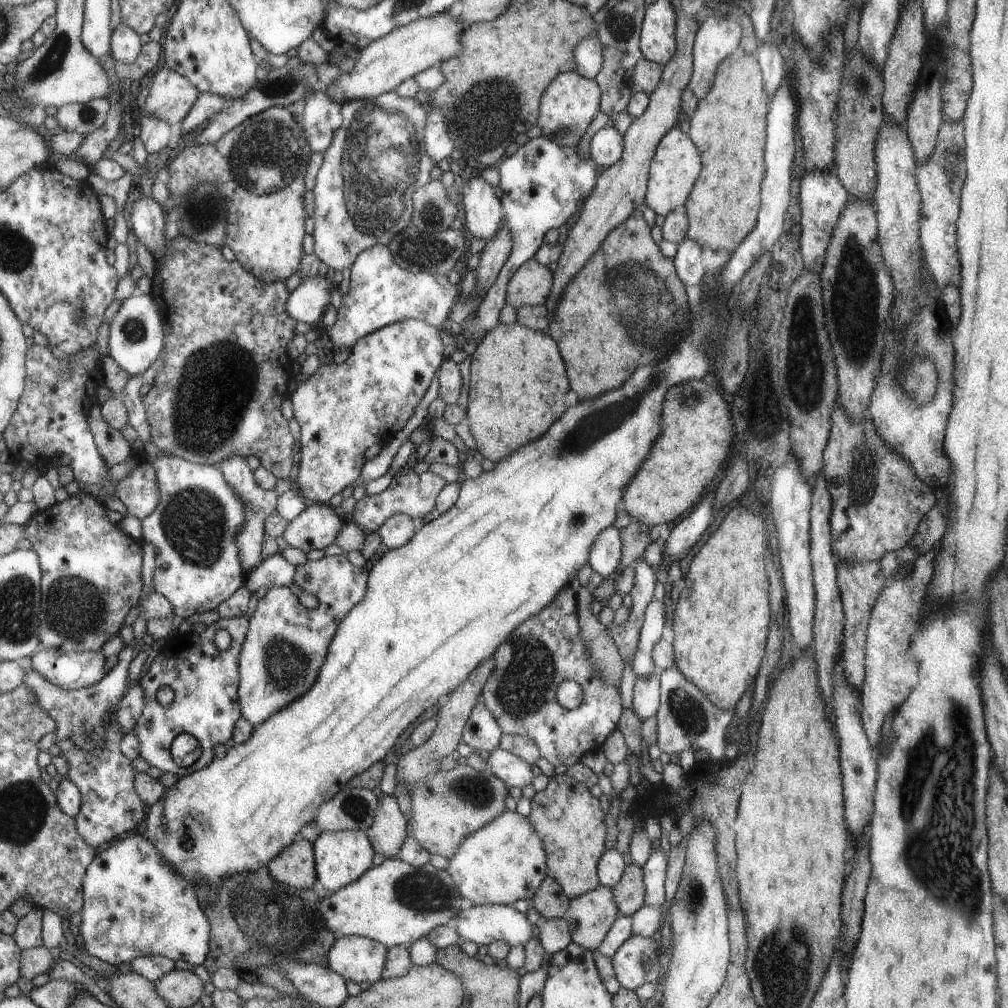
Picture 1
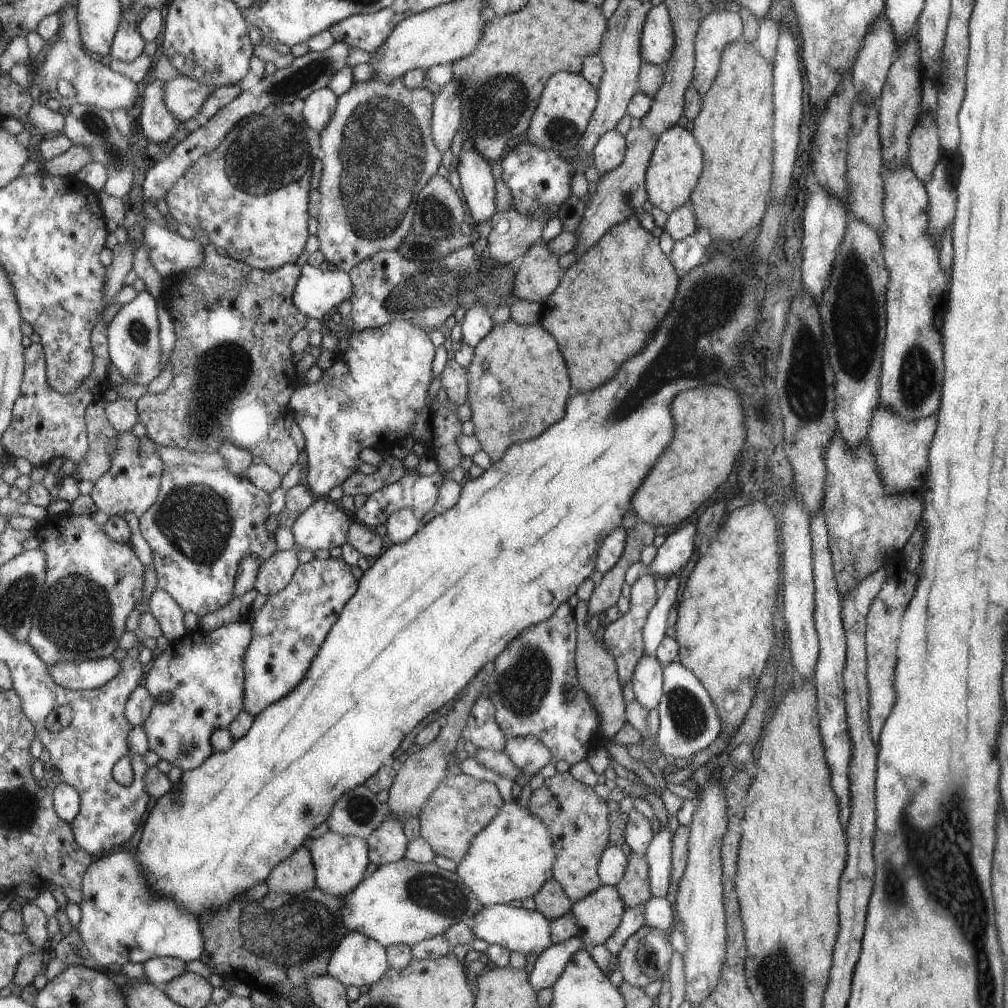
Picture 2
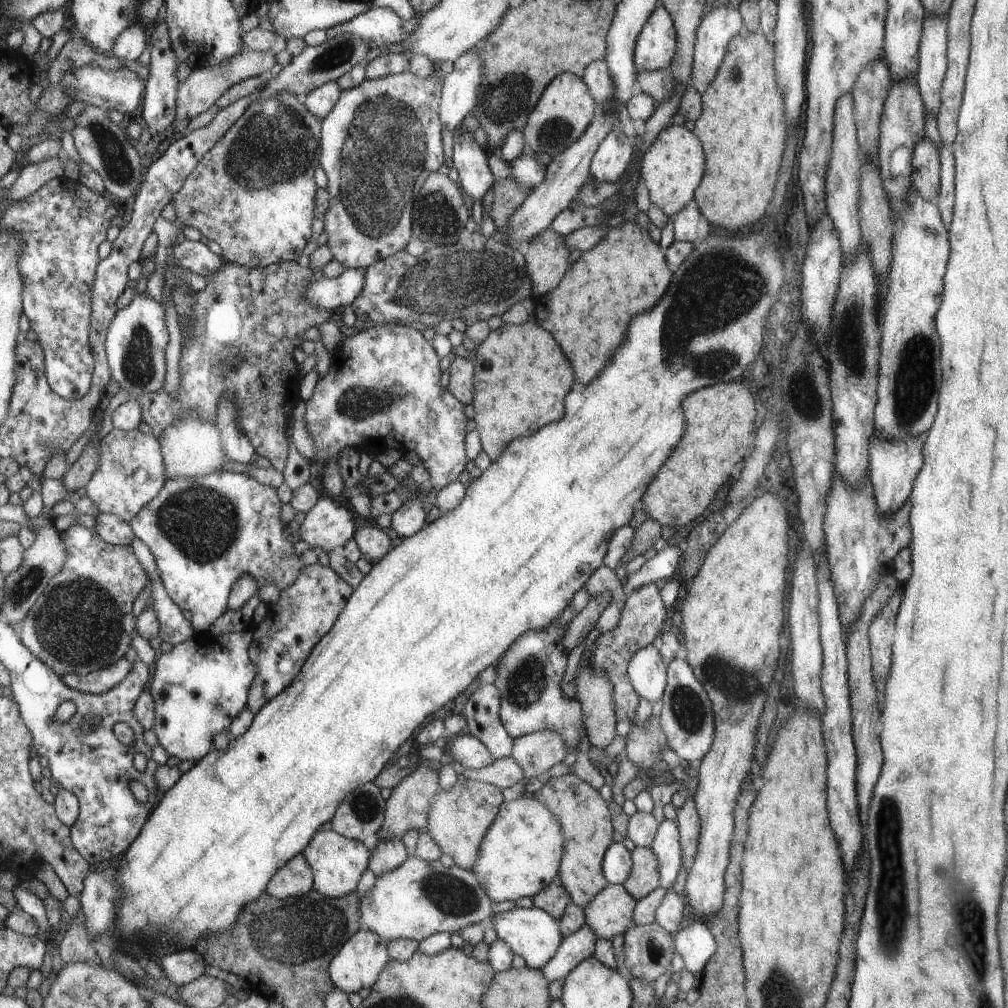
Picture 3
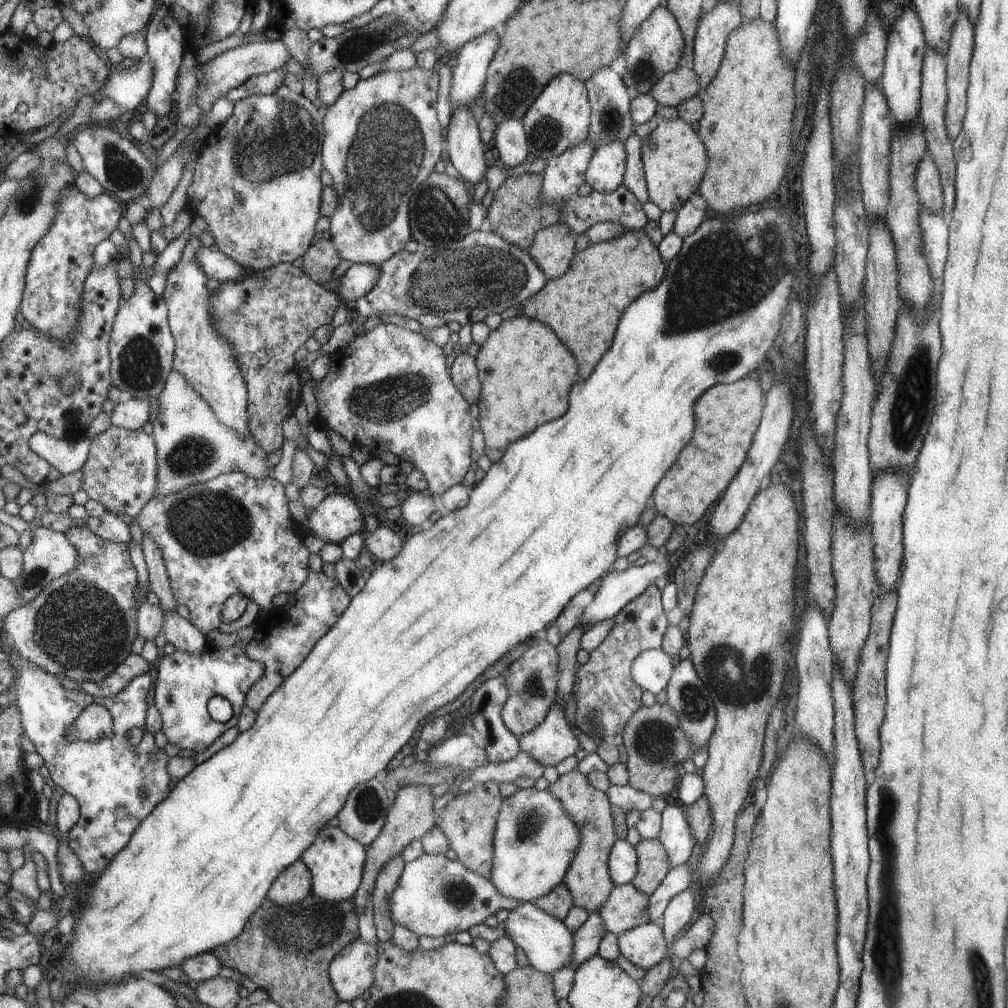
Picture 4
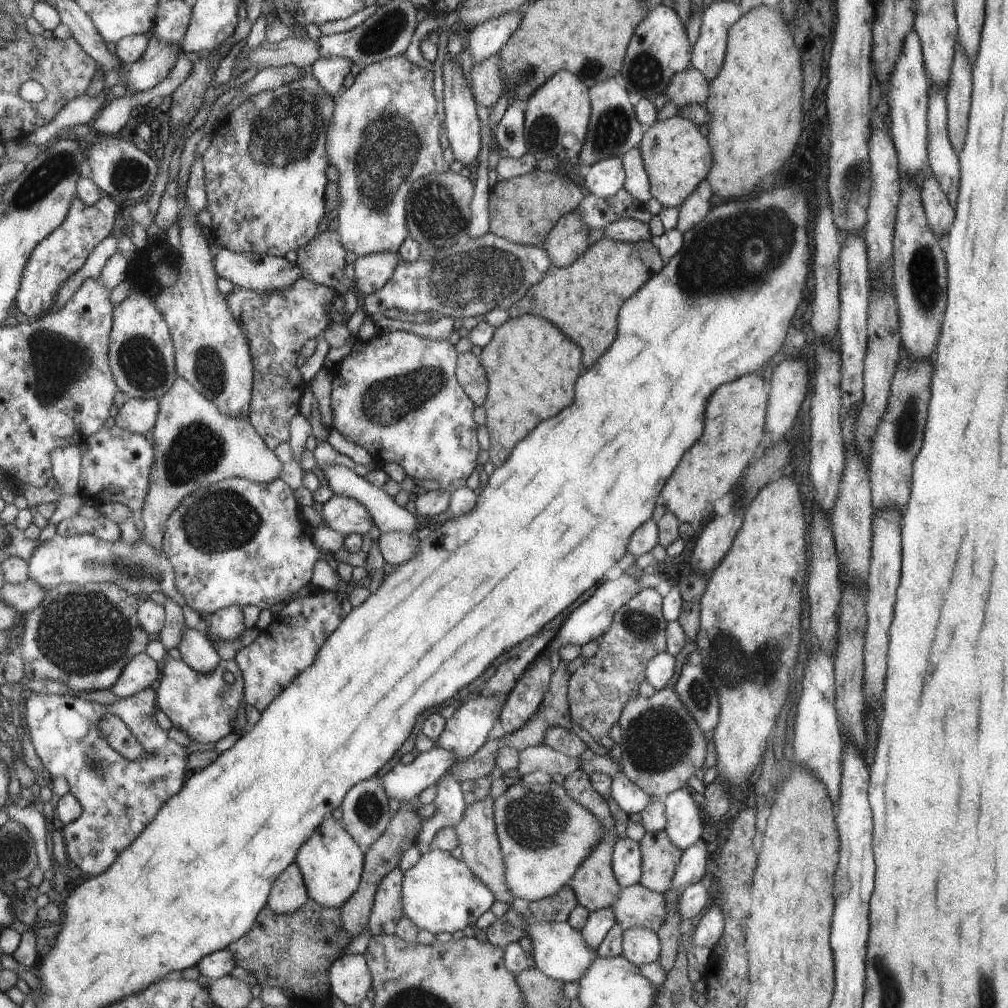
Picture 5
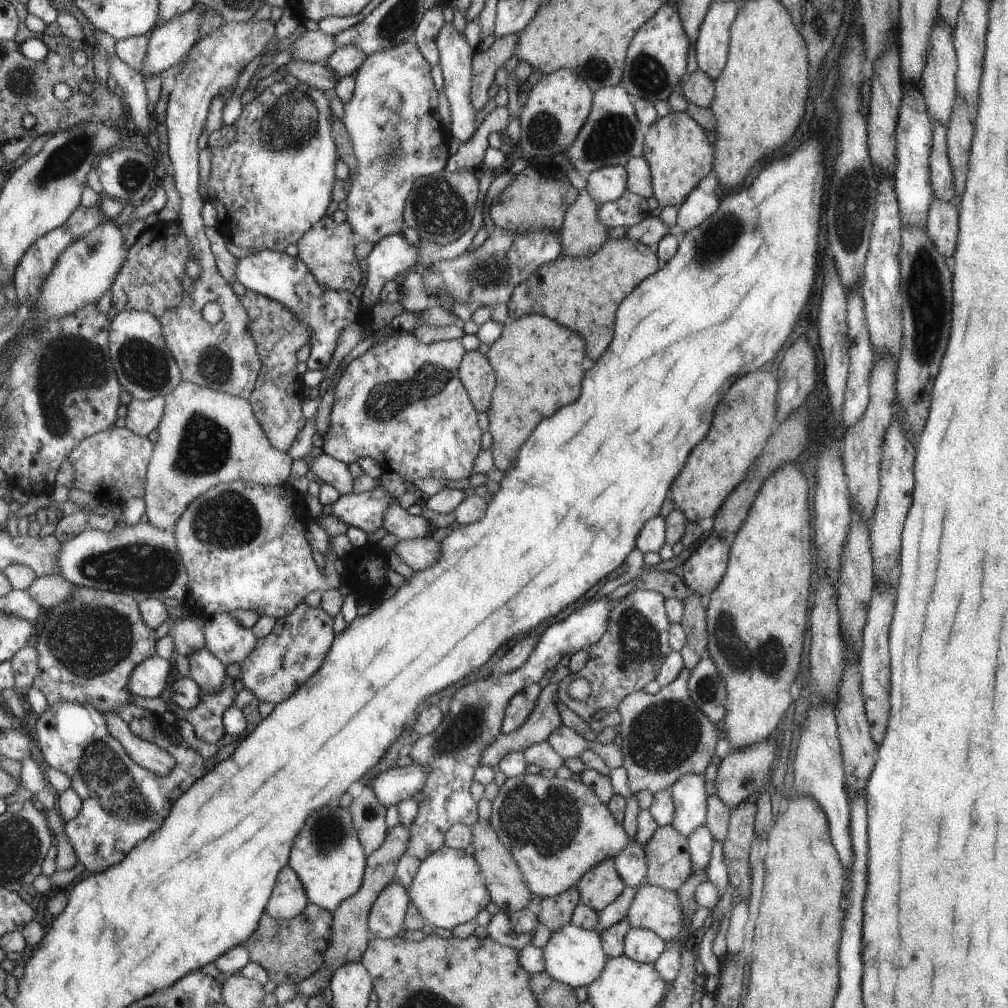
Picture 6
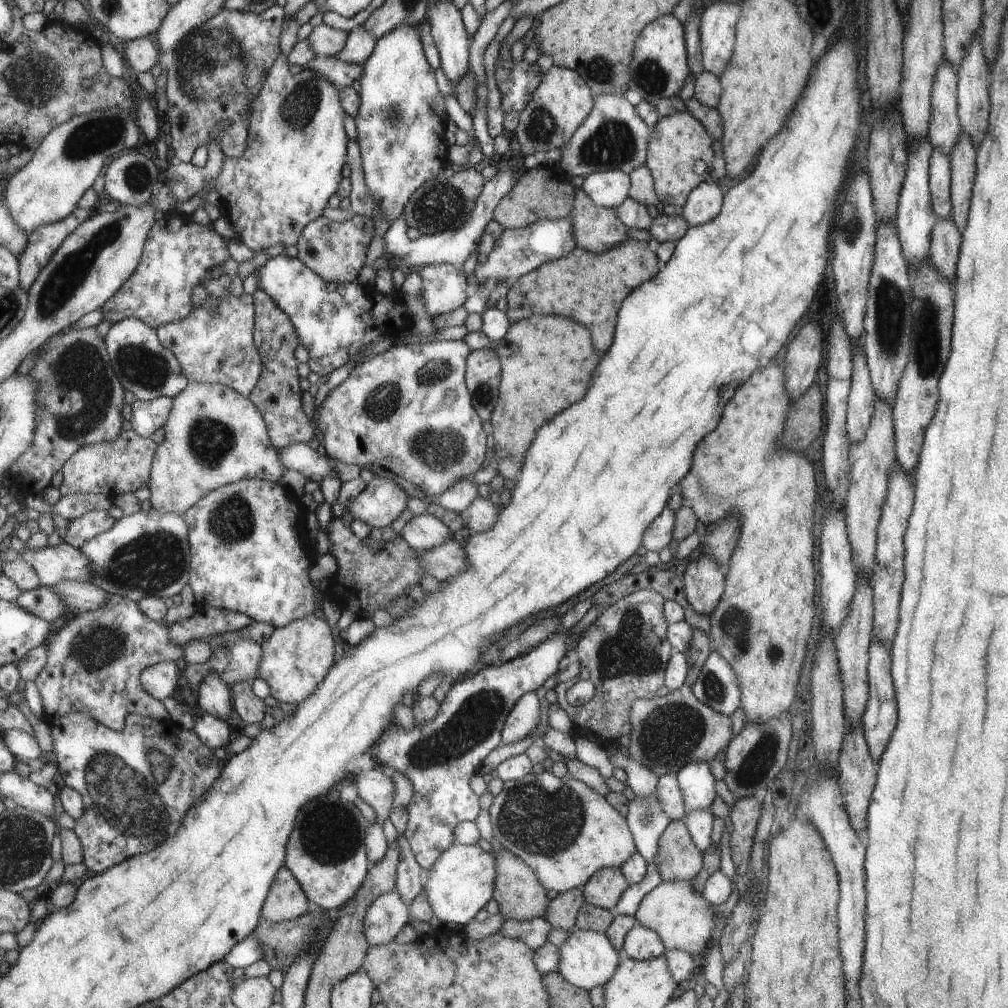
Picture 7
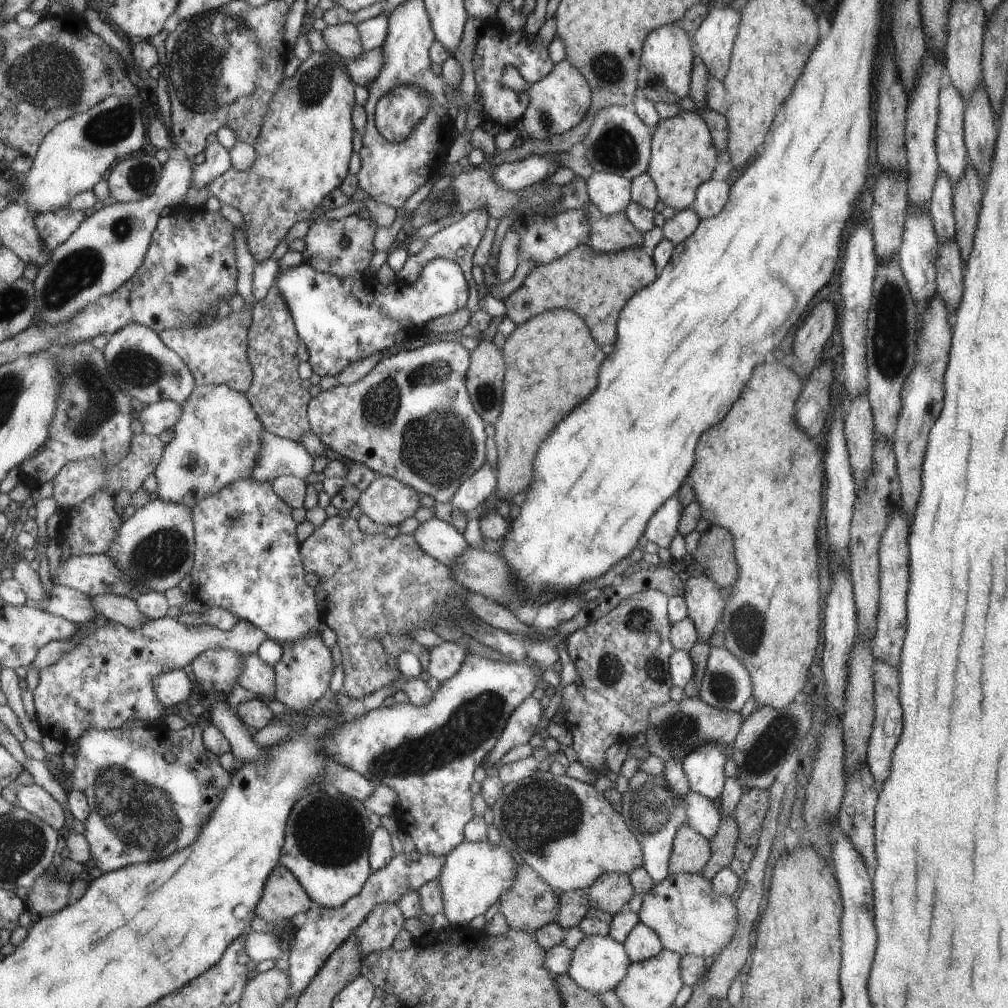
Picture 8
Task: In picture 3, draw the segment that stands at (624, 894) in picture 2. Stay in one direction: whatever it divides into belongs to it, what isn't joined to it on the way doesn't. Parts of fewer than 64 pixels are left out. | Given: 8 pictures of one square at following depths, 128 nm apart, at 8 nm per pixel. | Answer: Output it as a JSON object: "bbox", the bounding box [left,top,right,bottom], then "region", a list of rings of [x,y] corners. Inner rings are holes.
{"bbox":[623,846,661,901],"region":[[[636,846],[632,851],[632,868],[623,882],[625,888],[639,901],[649,895],[661,880],[661,862],[652,848]]]}

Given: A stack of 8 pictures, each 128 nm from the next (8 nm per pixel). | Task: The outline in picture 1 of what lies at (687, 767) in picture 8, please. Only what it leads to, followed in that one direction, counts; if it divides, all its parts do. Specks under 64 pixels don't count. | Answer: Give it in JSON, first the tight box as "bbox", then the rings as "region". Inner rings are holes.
{"bbox":[642,848,668,906],"region":[[[662,848],[653,852],[642,867],[645,876],[645,904],[662,906],[665,901],[665,878],[668,866],[668,856]]]}

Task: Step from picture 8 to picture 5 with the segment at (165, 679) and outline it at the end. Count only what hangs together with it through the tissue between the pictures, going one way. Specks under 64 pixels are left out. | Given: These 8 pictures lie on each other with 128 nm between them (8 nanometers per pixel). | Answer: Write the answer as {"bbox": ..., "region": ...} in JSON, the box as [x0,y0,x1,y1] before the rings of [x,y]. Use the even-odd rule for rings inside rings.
{"bbox":[111,652,158,699],"region":[[[144,652],[130,660],[129,667],[111,691],[118,698],[125,699],[145,691],[156,678],[158,678],[158,664],[154,662],[153,657]]]}

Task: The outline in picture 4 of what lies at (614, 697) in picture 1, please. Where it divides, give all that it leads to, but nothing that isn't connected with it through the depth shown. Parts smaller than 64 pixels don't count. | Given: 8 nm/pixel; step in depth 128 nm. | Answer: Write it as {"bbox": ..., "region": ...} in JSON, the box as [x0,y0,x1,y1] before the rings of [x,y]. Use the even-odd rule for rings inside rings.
{"bbox":[502,636,560,737],"region":[[[534,636],[528,648],[516,662],[512,662],[506,670],[506,688],[508,700],[502,706],[502,718],[506,728],[517,737],[533,731],[544,722],[550,706],[557,698],[557,684],[560,682],[560,660],[557,648],[540,636]]]}

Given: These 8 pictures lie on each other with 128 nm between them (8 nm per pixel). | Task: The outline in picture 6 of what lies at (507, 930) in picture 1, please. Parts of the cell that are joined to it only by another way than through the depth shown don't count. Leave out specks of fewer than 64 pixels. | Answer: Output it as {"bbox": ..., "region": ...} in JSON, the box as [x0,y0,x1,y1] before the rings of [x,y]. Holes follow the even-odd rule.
{"bbox":[543,922,609,989],"region":[[[571,922],[561,930],[556,930],[550,936],[550,940],[543,946],[544,960],[546,960],[546,972],[554,979],[566,983],[576,989],[587,987],[598,980],[598,976],[605,971],[609,956],[605,952],[601,934],[596,931],[578,928]]]}

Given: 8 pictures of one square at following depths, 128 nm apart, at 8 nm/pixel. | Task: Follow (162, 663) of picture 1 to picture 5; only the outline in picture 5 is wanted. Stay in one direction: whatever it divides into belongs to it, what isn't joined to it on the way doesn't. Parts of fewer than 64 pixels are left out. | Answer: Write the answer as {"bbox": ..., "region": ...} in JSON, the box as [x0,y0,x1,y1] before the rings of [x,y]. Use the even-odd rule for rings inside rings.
{"bbox":[157,659,245,744],"region":[[[172,659],[166,662],[166,668],[162,668],[162,680],[157,690],[157,703],[158,708],[173,721],[174,726],[190,736],[190,740],[200,742],[200,744],[214,744],[220,738],[224,738],[228,732],[232,733],[230,724],[236,719],[236,712],[239,712],[238,707],[243,701],[242,692],[245,692],[245,677],[241,665],[236,660],[220,659],[218,666],[212,672],[204,674],[190,668],[190,665],[182,659]]]}

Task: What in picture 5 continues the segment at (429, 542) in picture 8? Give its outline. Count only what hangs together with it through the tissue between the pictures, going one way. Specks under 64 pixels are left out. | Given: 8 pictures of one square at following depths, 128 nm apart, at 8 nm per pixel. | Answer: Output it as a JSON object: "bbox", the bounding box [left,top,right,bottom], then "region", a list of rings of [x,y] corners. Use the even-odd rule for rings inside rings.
{"bbox":[322,460,418,535],"region":[[[333,460],[333,462],[328,464],[322,471],[328,481],[329,487],[336,495],[358,500],[369,509],[380,532],[403,532],[404,534],[412,535],[414,530],[418,530],[416,517],[404,508],[404,506],[399,505],[393,497],[386,494],[386,492],[382,490],[382,487],[372,486],[368,480],[364,480],[364,477],[356,474],[353,469],[343,466],[340,460]]]}

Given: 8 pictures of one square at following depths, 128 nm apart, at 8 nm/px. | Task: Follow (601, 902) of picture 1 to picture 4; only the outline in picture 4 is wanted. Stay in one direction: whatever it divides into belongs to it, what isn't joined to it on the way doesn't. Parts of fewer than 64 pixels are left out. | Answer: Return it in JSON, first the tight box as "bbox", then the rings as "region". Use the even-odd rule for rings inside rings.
{"bbox":[600,885,649,935],"region":[[[617,885],[600,910],[604,932],[622,935],[631,928],[649,923],[649,895],[634,885]]]}

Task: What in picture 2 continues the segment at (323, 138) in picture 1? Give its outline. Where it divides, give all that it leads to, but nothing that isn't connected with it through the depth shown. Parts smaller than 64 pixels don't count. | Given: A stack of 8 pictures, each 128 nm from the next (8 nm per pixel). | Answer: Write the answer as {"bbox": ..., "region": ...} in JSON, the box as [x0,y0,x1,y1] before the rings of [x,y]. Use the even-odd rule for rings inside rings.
{"bbox":[301,87,337,132],"region":[[[322,87],[308,95],[303,101],[301,113],[310,128],[322,132],[330,124],[337,107],[337,96],[330,88]]]}

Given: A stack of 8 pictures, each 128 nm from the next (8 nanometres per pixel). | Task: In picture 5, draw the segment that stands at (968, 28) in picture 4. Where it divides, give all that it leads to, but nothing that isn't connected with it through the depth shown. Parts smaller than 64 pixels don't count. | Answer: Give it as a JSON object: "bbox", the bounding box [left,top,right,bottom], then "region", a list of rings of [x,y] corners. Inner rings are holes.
{"bbox":[946,47,972,154],"region":[[[957,47],[957,54],[953,60],[952,78],[946,86],[946,100],[948,101],[949,139],[953,143],[957,154],[962,152],[962,144],[966,138],[968,126],[968,110],[970,110],[970,92],[972,92],[972,64],[966,56],[964,48]]]}

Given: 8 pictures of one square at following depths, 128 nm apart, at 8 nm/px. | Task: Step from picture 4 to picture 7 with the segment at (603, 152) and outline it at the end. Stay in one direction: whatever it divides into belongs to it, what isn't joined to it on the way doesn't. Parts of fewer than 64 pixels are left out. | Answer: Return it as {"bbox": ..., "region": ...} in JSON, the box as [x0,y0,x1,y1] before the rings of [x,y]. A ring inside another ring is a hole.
{"bbox":[582,169,631,208],"region":[[[610,169],[609,171],[596,171],[585,176],[582,188],[593,197],[594,204],[599,207],[618,208],[629,198],[630,186],[631,178],[629,174],[622,172],[622,170]]]}

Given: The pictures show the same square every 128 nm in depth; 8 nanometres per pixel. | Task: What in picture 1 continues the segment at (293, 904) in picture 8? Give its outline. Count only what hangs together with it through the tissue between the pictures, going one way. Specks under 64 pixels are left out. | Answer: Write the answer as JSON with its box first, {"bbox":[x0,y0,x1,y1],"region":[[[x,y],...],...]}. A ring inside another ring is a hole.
{"bbox":[269,837,317,890],"region":[[[298,837],[269,864],[274,880],[304,890],[317,880],[316,853],[313,842]]]}

